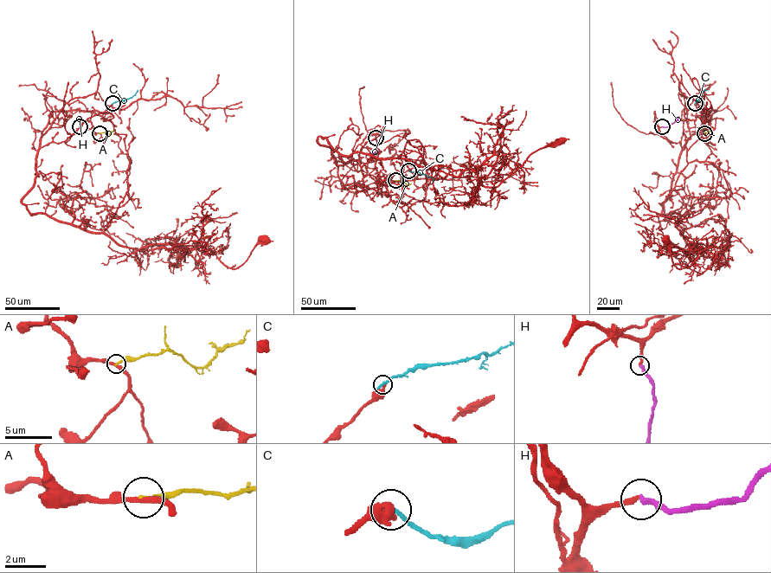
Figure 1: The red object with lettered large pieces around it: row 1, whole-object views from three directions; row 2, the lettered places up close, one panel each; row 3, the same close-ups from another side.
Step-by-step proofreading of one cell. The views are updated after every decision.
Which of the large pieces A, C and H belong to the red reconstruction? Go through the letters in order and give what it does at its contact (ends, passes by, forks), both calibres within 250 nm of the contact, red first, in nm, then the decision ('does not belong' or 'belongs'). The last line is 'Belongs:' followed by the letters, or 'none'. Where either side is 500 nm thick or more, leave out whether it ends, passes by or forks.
A: it ends; calibres 260 and 190 nm; does not belong
C: it ends; calibres 440 and 260 nm; does not belong
H: it ends; calibres 240 and 280 nm; belongs
Belongs: H

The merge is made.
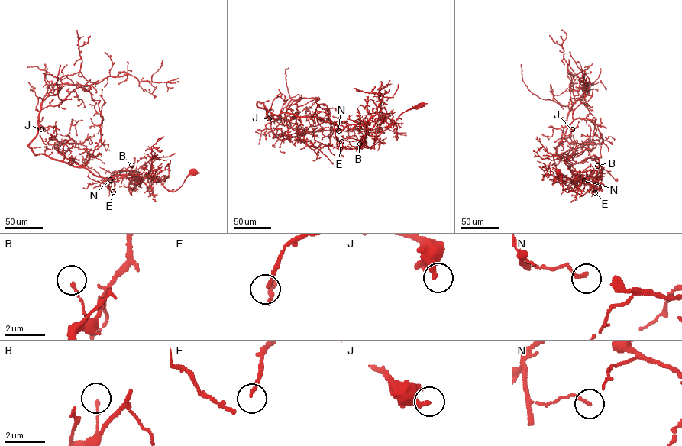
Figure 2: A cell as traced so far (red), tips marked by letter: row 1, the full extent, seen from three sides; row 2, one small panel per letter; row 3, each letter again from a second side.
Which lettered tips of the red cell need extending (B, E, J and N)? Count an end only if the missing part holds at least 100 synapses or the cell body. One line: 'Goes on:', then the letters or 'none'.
Goes on: none

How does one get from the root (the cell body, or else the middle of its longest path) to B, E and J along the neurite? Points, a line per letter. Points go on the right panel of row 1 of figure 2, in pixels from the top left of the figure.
B: (558, 172), (564, 189), (567, 192), (573, 191), (597, 166)
E: (558, 172), (567, 192), (573, 191), (587, 176), (585, 179), (593, 182), (601, 174), (595, 192)
J: (558, 172), (567, 192), (589, 176), (578, 179), (565, 160), (567, 156), (556, 153), (564, 128), (572, 129)

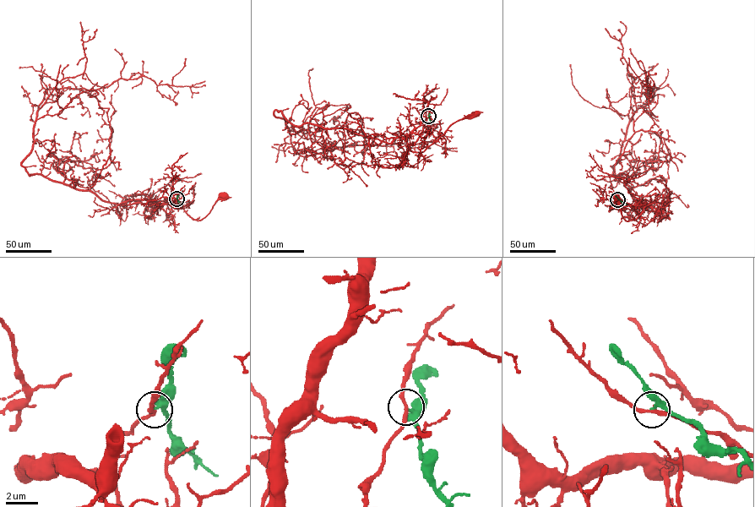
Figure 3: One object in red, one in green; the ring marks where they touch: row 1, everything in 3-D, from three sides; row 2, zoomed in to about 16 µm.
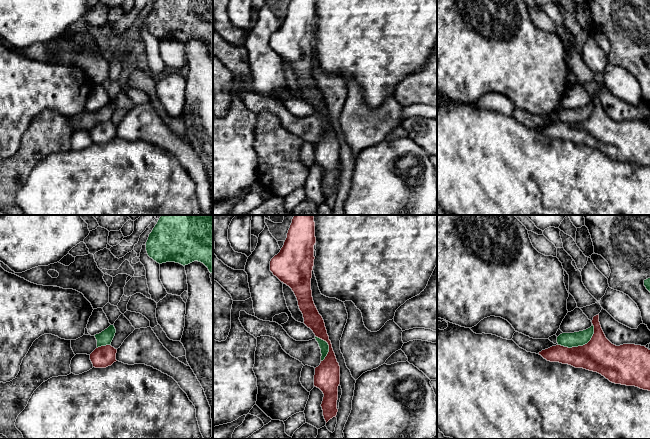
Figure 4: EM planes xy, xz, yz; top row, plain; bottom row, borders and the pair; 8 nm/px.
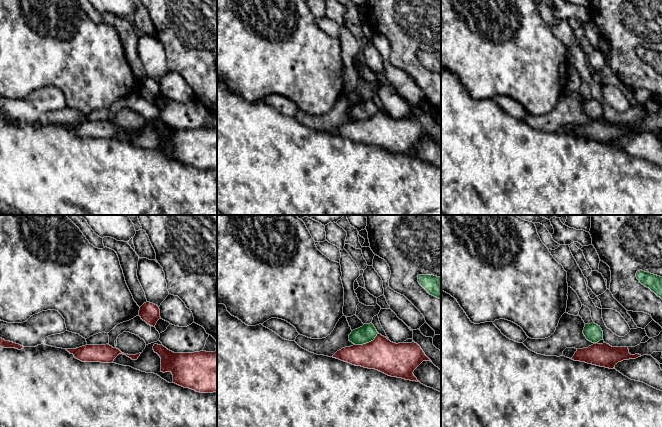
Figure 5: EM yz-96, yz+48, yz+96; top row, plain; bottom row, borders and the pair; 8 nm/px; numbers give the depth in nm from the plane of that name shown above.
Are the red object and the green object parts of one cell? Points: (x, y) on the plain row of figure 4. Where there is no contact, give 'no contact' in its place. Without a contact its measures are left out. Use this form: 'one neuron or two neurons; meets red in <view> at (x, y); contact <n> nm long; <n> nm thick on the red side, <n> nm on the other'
two neurons; meets red in yz at (581, 122); contact 340 nm long; 280 nm thick on the red side, 120 nm on the other

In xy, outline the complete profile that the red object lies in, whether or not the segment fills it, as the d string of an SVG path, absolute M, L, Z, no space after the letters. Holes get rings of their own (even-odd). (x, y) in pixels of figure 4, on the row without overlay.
M111 121L96 124L90 130L90 136L95 144L106 144L116 138L117 125Z

